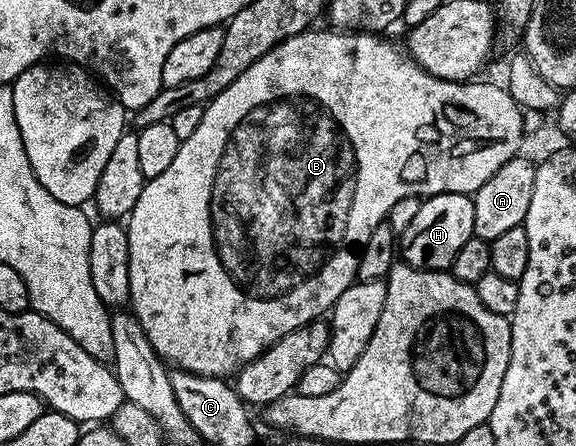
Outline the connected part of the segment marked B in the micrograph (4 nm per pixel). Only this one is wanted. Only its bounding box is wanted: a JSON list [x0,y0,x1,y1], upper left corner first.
[127,31,523,377]

